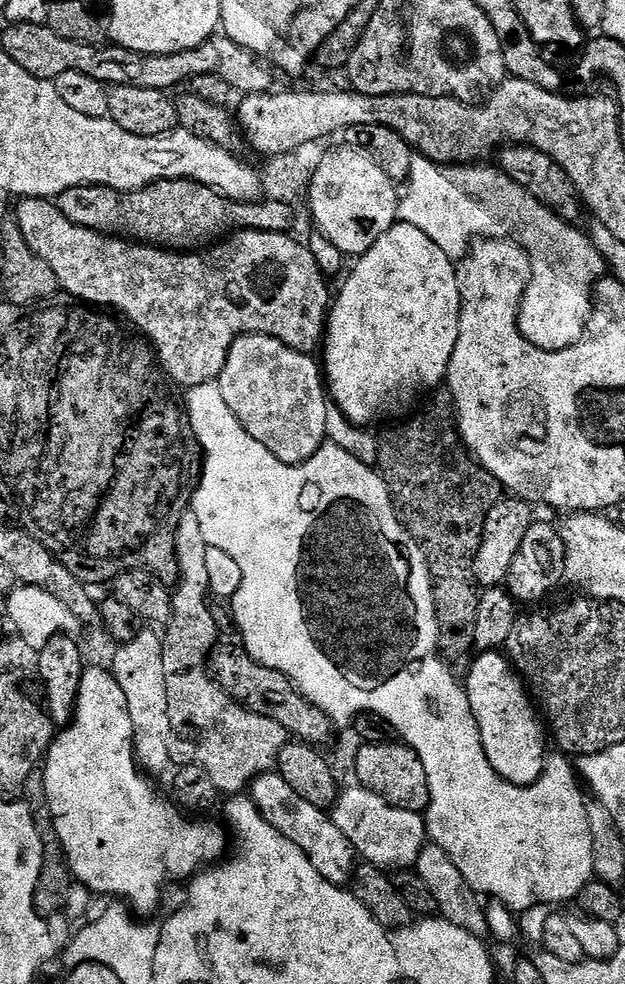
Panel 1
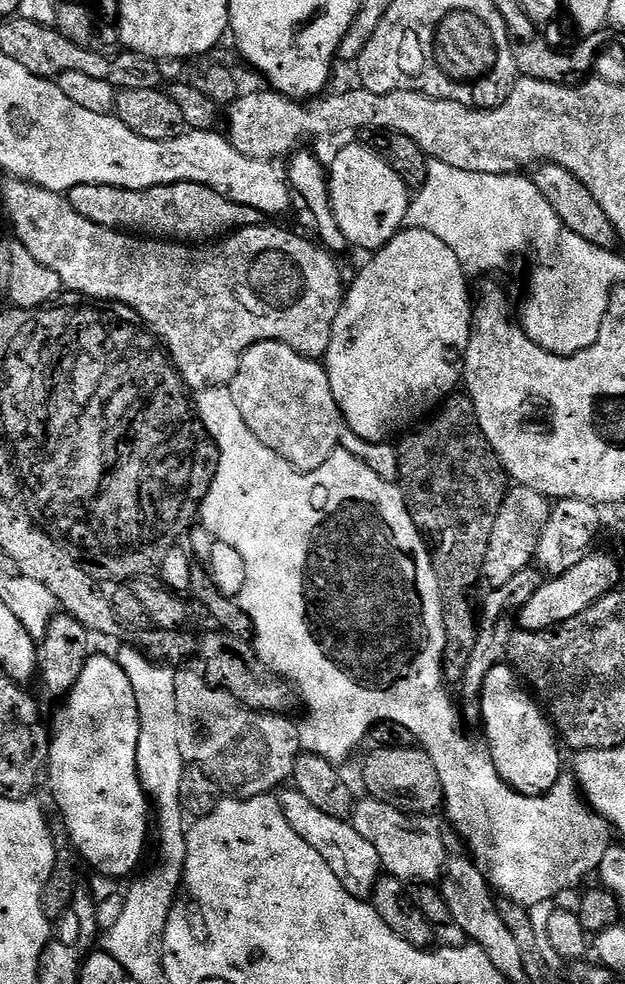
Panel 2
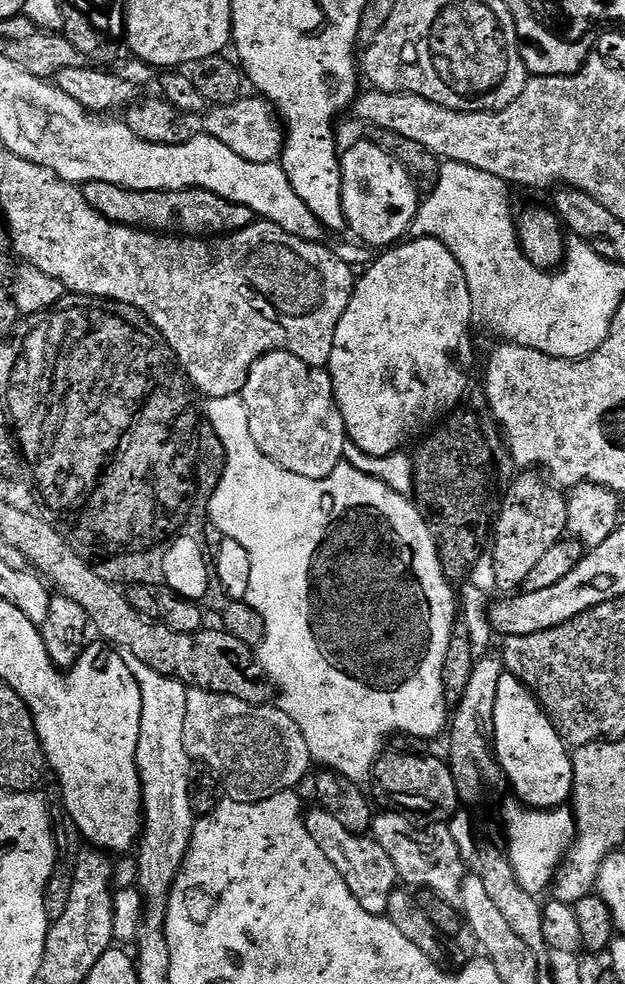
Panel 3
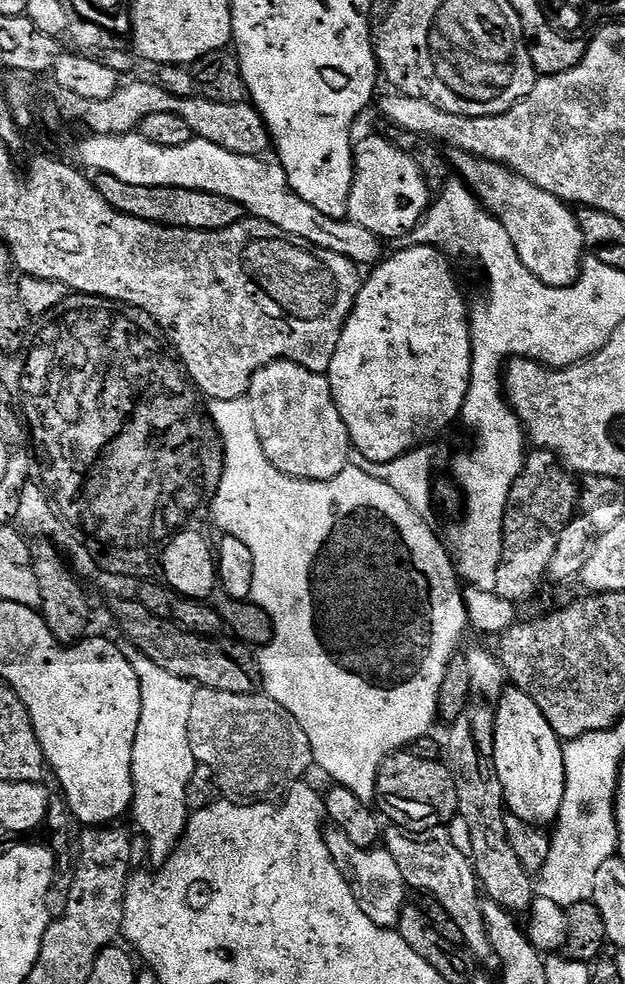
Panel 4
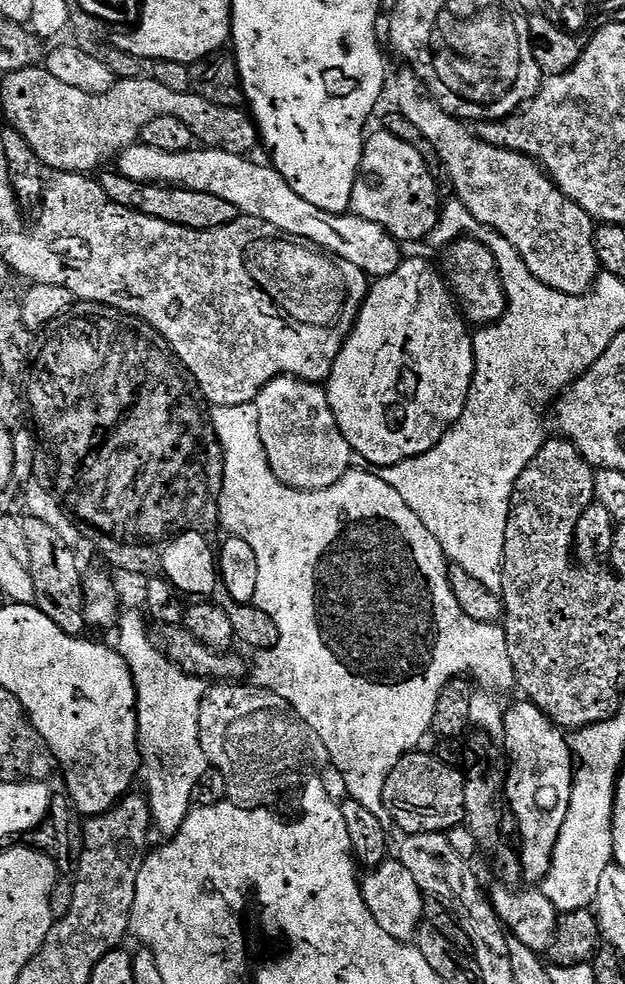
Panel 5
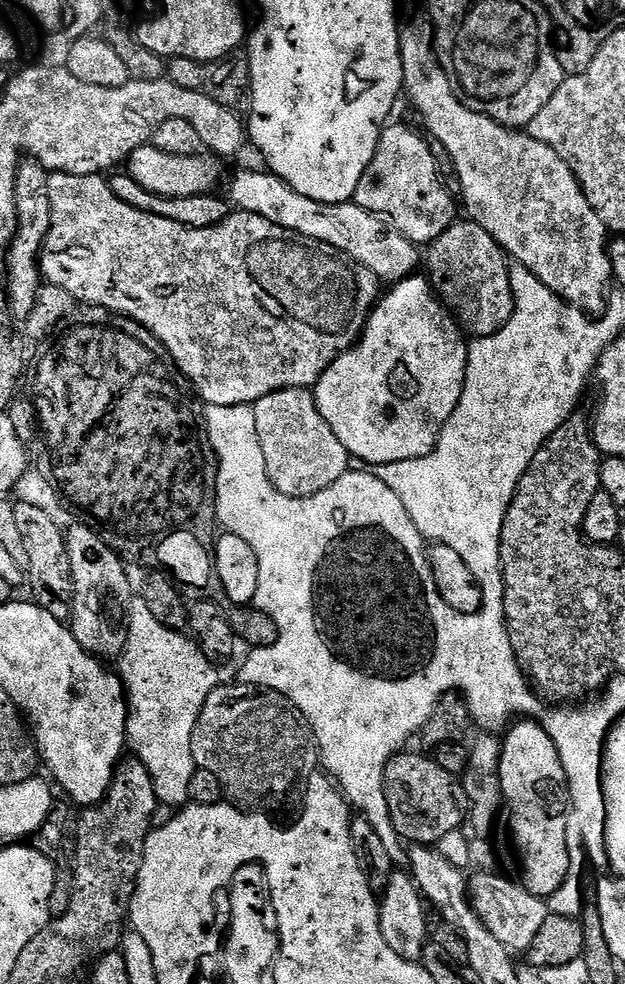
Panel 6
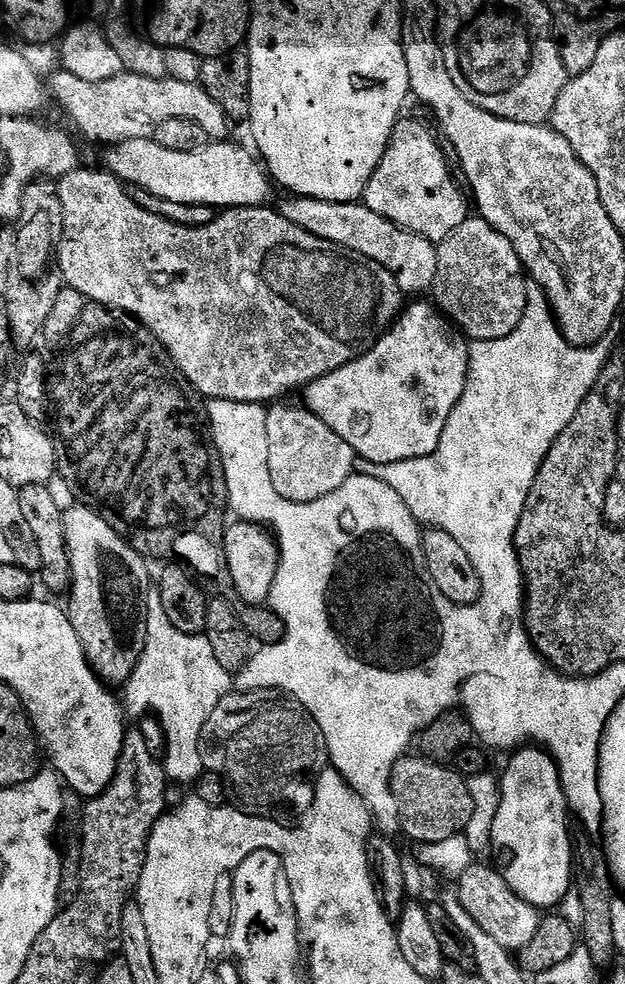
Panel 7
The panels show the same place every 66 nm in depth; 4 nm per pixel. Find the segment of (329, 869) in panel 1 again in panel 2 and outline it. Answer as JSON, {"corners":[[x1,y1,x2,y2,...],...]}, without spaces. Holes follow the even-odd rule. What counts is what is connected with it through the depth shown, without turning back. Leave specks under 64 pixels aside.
{"corners":[[288,788,284,791,286,792,283,795,281,793,278,799,291,829,294,830,303,841,309,843,310,846,314,846,318,854,322,856,322,860,330,866,330,870,333,870,334,876,339,879,343,888,347,890,352,897,358,897,363,900,369,899,374,886,382,874,381,858,378,857,378,850,374,849,373,844,370,843,368,839,358,834,349,821,331,818,330,815,323,813,322,810,311,805,305,796,295,788]]}

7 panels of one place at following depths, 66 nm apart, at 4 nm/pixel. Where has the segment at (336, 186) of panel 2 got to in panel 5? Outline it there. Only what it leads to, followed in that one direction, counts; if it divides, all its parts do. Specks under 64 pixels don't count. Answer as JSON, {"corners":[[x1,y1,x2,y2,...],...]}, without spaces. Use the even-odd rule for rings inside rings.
{"corners":[[380,130,364,141,360,173,354,182,351,211,375,224,381,224,401,242,431,237,440,217,442,199,436,189,433,169,424,155,410,142]]}

